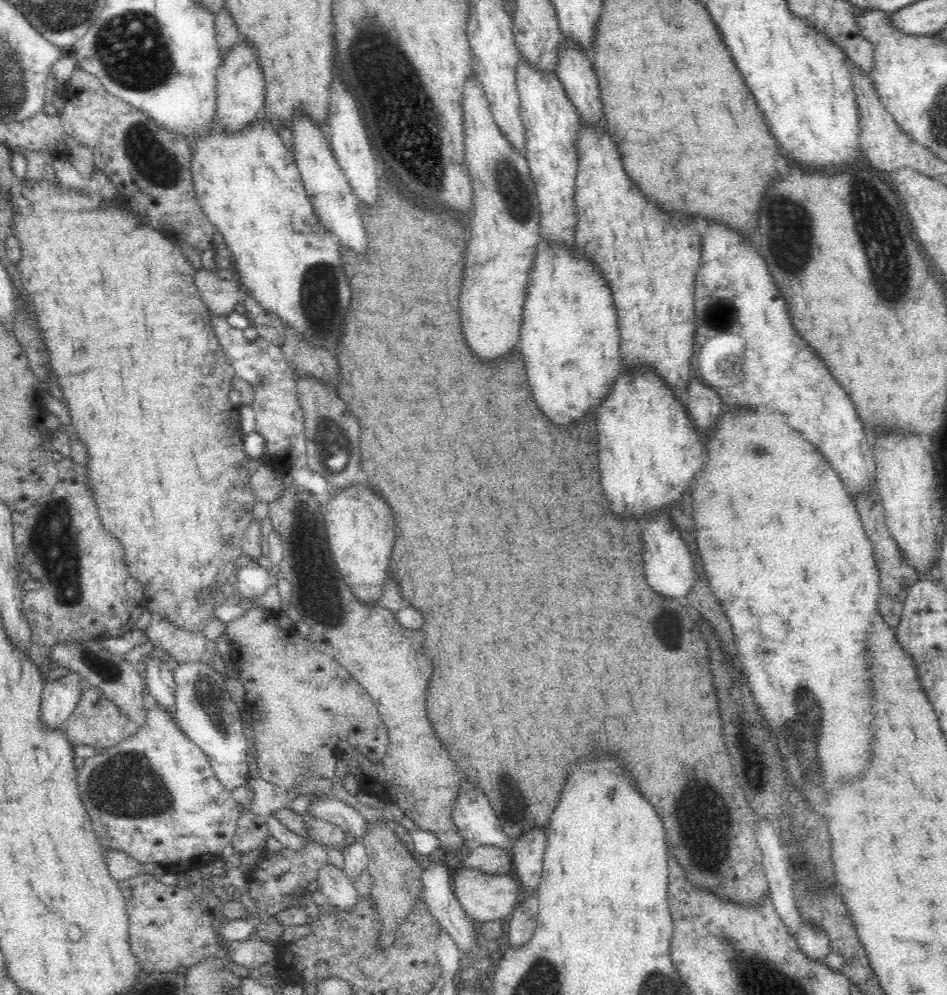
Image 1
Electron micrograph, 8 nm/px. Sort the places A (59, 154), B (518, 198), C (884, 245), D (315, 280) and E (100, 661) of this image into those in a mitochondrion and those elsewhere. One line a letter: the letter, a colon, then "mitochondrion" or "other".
A: other
B: mitochondrion
C: mitochondrion
D: mitochondrion
E: mitochondrion

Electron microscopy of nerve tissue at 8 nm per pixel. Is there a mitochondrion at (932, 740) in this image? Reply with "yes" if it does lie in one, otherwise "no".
no

